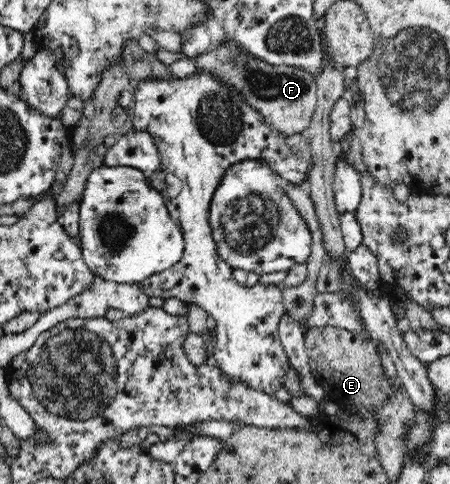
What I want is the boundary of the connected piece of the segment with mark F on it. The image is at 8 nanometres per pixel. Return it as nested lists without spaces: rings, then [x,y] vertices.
[[[235,44],[220,45],[196,56],[196,61],[200,71],[214,73],[222,81],[228,81],[265,118],[271,129],[283,135],[296,135],[305,131],[311,123],[318,104],[318,93],[315,73],[309,73],[308,69],[271,65],[251,57]]]

